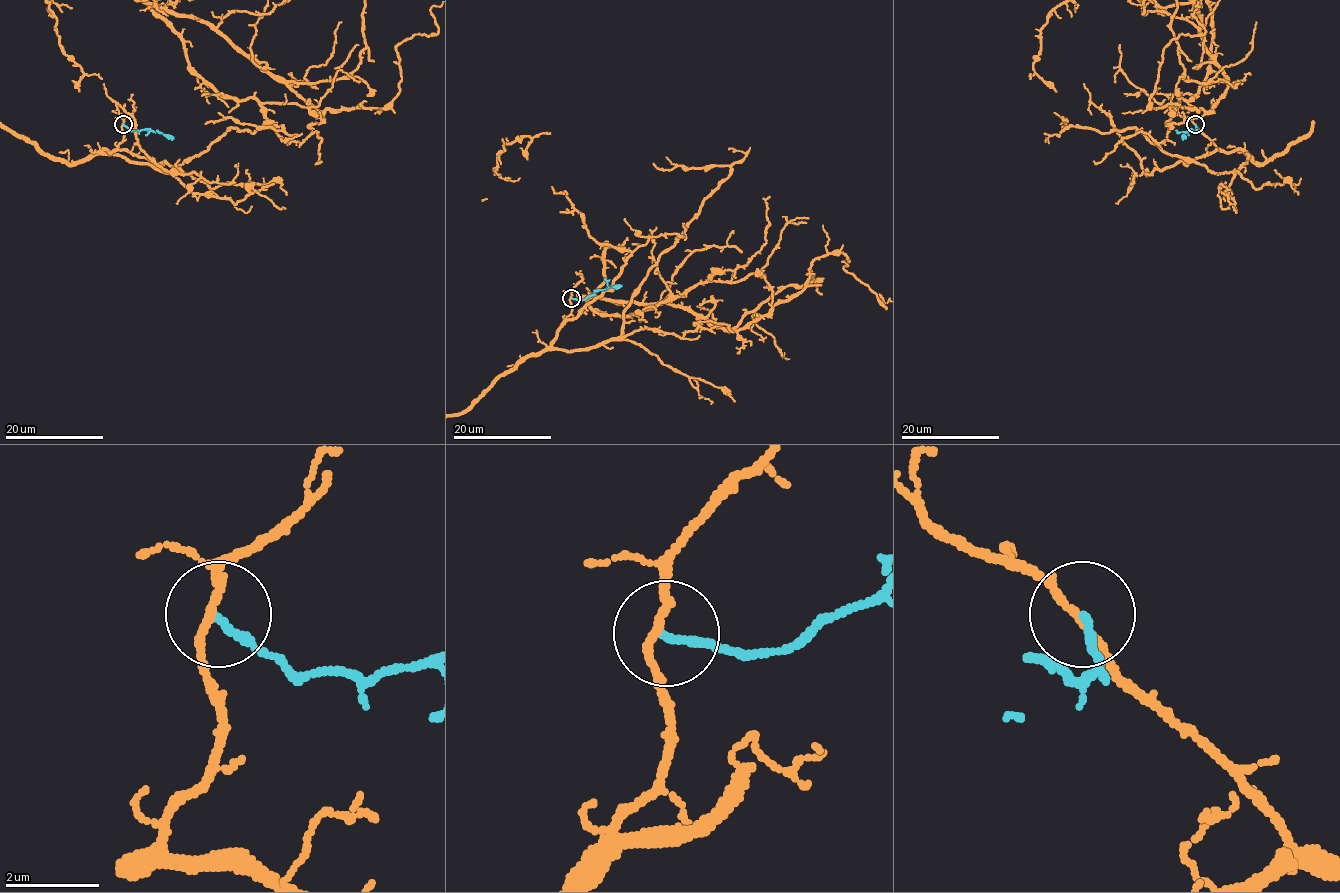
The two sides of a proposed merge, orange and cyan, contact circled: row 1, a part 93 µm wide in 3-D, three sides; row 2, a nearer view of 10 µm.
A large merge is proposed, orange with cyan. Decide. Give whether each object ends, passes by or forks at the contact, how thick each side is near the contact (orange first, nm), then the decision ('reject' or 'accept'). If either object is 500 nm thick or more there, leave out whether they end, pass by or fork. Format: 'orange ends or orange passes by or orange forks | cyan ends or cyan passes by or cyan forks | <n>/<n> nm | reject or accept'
orange passes by | cyan ends | 160/180 nm | reject

